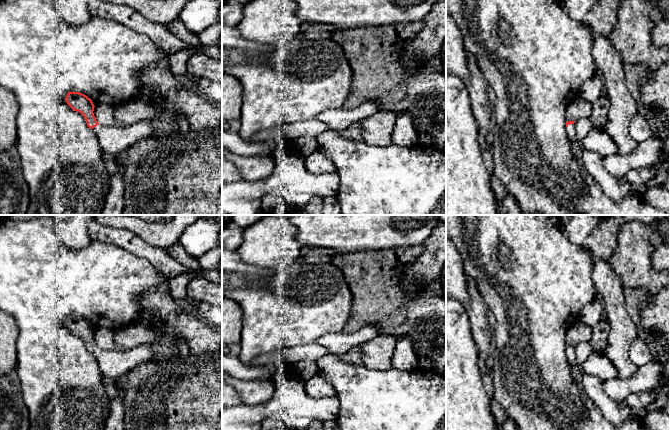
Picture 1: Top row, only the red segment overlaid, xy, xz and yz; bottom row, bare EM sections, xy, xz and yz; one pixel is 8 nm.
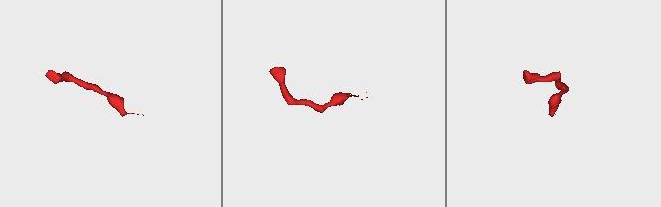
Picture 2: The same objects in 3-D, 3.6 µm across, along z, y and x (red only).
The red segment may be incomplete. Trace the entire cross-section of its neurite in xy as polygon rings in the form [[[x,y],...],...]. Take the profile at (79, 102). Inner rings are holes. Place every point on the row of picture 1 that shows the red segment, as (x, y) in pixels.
[[[68,92],[65,98],[67,104],[77,112],[80,112],[87,126],[94,130],[98,142],[105,154],[115,156],[133,142],[150,137],[156,129],[156,124],[142,120],[132,125],[125,126],[102,126],[94,116],[94,104],[90,98],[80,92]]]

